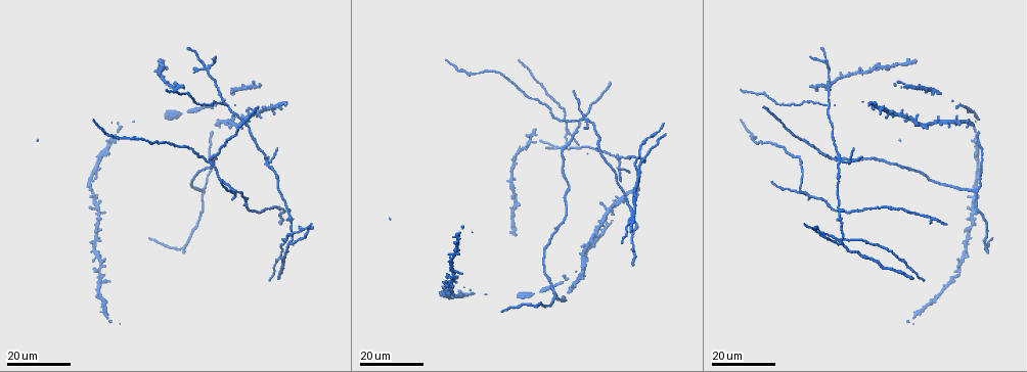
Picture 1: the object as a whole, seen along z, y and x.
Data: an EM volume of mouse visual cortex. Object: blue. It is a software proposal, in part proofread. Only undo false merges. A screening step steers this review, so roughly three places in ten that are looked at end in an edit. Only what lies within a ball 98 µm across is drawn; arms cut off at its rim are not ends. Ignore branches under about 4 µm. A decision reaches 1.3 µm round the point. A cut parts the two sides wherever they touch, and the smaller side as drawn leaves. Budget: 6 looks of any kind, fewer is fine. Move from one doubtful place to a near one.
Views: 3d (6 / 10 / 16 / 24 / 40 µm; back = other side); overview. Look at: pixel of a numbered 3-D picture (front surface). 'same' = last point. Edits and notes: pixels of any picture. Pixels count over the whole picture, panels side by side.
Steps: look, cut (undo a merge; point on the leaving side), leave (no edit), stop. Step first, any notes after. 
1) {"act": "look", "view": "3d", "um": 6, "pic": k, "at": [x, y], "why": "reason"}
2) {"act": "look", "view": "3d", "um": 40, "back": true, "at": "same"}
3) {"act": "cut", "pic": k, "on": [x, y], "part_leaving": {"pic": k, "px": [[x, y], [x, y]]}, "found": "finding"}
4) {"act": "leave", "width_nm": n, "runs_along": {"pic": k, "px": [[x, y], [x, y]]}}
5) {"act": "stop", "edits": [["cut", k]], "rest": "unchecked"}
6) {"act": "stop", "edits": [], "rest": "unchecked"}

{"act": "look", "view": "3d", "um": 24, "pic": 1, "at": [828, 67], "why": "four-way junction"}

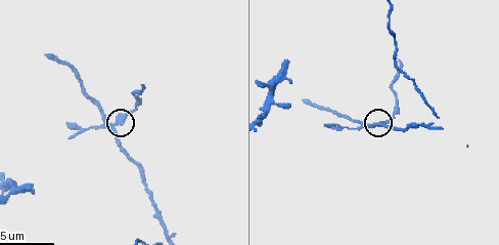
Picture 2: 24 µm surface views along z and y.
{"act": "look", "view": "3d", "um": 6, "pic": 2, "at": [114, 122]}

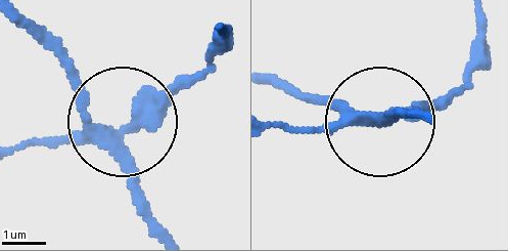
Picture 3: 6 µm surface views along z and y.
{"act": "cut", "pic": 3, "on": [159, 115], "side_arm_um": 9, "part_leaving": {"pic": 3, "px": [[105, 134], [146, 123], [219, 49], [219, 31]]}, "found": "a second cell is stuck on"}

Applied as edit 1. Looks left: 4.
{"act": "look", "view": "3d", "um": 10, "pic": 2, "at": [438, 128], "why": "a fork"}

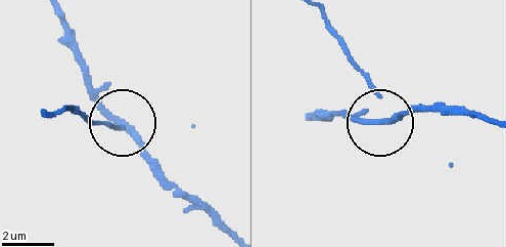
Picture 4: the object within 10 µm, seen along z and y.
{"act": "cut", "pic": 4, "on": [375, 90], "side_arm_um": 39, "found": "a second cell is stuck on"}

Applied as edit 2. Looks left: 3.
{"act": "look", "view": "3d", "um": 16, "pic": 1, "at": [841, 162], "why": "four arms meet"}

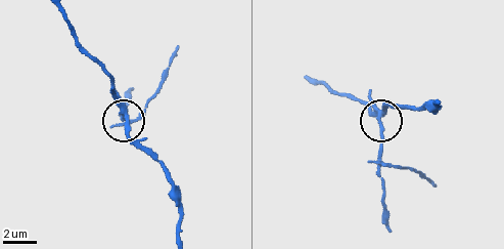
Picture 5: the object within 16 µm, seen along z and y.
{"act": "look", "view": "3d", "um": 6, "pic": 5, "at": [382, 117]}

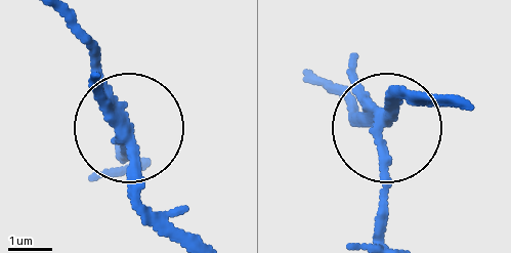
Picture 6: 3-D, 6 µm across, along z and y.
{"act": "look", "view": "3d", "um": 6, "back": true, "pic": 6, "at": [379, 129]}

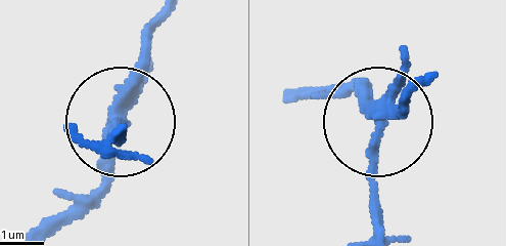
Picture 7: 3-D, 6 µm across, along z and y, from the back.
{"act": "cut", "pic": 7, "on": [377, 167], "arms": 4, "part_leaving": {"pic": 7, "px": [[374, 108], [374, 224]]}, "found": "two cells meet here"}

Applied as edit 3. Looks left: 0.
{"act": "stop", "edits": [["cut", 3], ["cut", 4], ["cut", 7]], "rest": "unchecked"}

